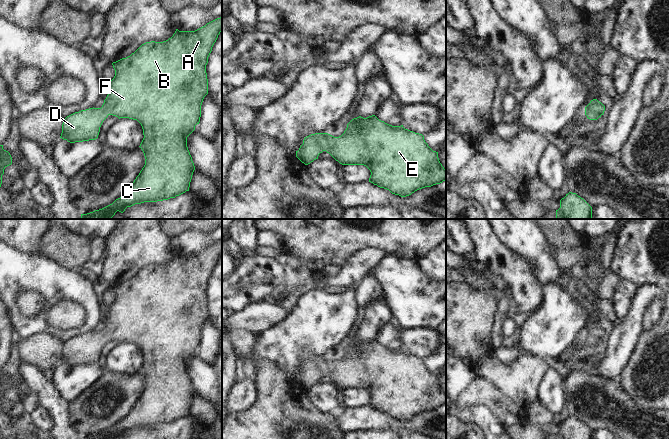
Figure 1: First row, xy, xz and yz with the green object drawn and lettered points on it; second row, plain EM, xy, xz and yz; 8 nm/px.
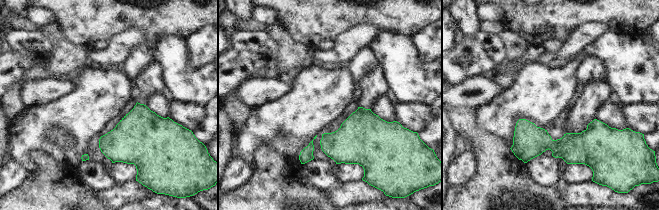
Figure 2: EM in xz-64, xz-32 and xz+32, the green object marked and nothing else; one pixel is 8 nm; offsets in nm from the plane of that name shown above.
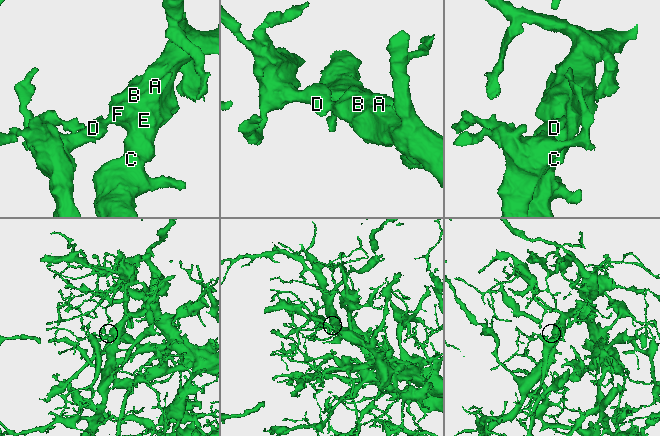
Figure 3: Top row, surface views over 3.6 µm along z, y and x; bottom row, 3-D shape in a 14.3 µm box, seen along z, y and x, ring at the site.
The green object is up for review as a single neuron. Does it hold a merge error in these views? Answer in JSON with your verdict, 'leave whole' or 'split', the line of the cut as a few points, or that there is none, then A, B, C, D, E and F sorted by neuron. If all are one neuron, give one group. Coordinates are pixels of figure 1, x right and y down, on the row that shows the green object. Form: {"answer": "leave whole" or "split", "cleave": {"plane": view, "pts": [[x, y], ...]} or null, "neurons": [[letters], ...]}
{"answer": "leave whole", "cleave": null, "neurons": [["A", "B", "C", "D", "E", "F"]]}

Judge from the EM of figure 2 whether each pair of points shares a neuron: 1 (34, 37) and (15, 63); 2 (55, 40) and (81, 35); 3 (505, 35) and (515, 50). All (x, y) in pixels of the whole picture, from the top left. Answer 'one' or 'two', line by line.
1: one
2: two
3: one

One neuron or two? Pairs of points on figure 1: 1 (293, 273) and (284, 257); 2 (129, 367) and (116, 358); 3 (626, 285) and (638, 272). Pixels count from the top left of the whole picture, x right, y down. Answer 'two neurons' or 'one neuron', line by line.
1: one neuron
2: one neuron
3: two neurons

